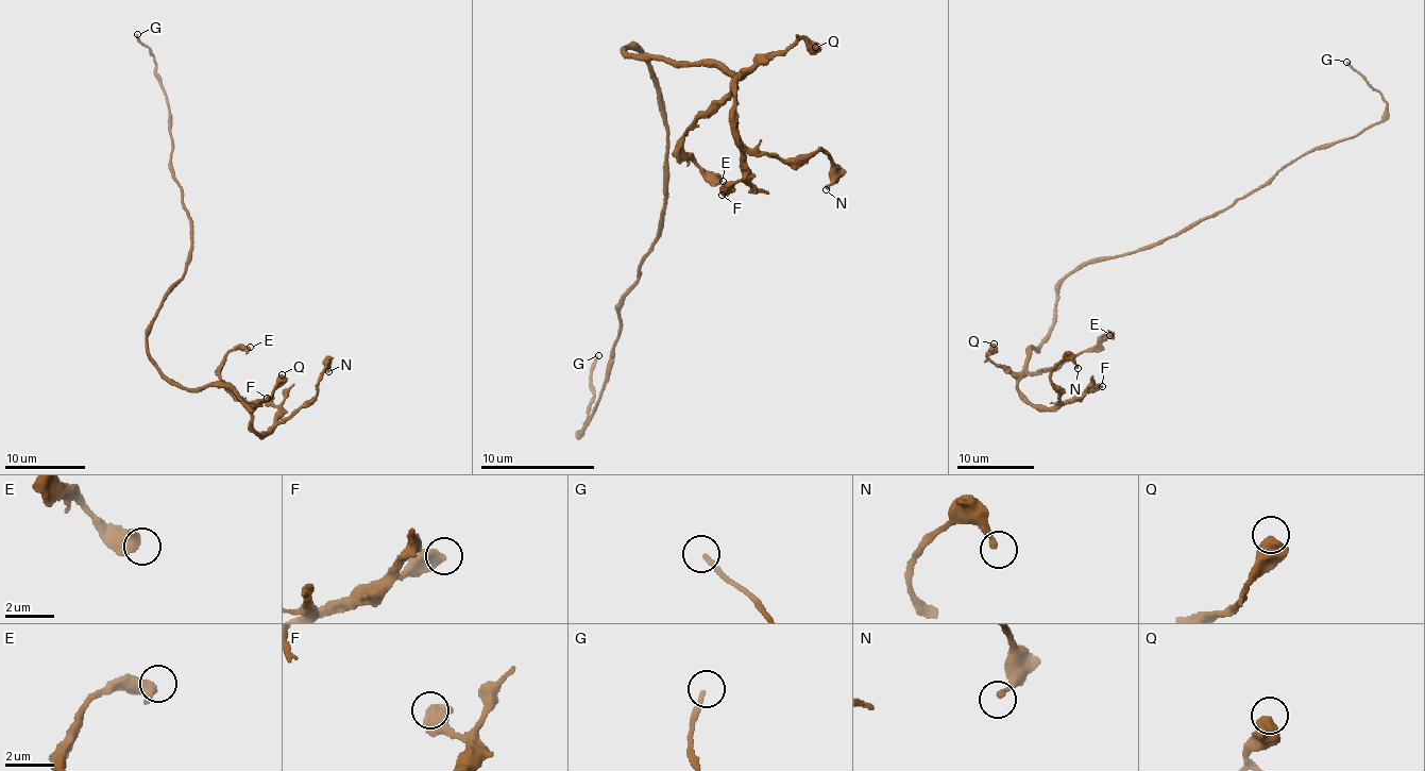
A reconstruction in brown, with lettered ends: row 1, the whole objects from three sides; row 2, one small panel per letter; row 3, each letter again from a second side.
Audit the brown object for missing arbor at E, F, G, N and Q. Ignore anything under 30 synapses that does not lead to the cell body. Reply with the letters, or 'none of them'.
G

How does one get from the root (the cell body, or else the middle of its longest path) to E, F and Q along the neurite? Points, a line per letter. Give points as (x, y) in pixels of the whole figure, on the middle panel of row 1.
E: (668, 127), (651, 66), (641, 52), (622, 50), (730, 72), (731, 89), (683, 143), (689, 158), (723, 181)
F: (668, 127), (651, 66), (641, 52), (622, 50), (743, 73), (733, 104), (734, 145), (744, 174), (722, 195)
Q: (668, 127), (651, 66), (641, 52), (622, 50), (645, 59), (725, 66), (741, 74), (799, 39), (815, 47)

